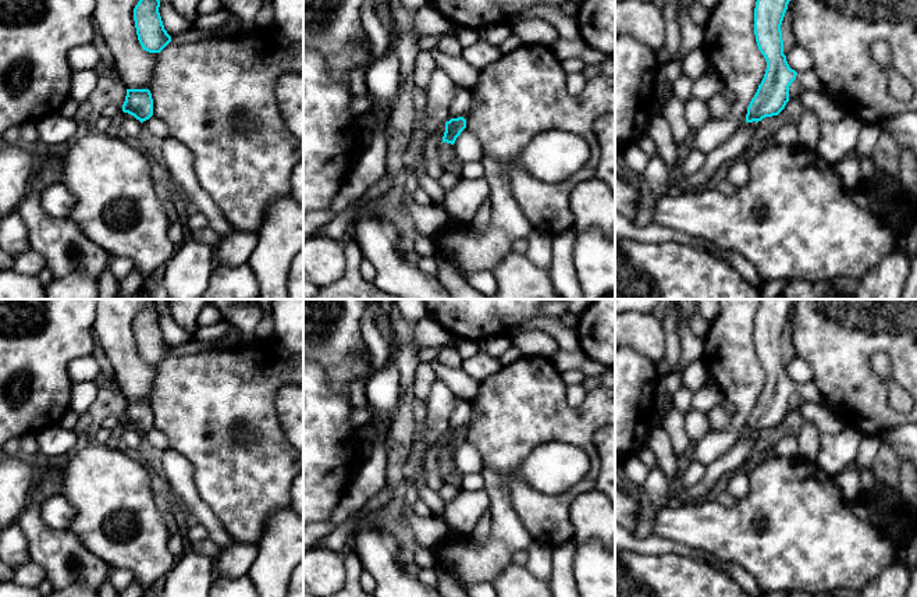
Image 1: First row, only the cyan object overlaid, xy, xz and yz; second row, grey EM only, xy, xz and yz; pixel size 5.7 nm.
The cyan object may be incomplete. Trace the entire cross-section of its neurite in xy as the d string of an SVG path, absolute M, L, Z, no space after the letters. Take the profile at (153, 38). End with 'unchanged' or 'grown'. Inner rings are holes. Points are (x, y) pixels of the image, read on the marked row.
M139 0L134 8L134 21L138 40L143 50L160 53L171 36L164 29L160 13L160 0Z; unchanged

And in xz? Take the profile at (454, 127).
M472 93L470 107L463 113L462 117L451 118L445 122L445 132L442 136L442 142L454 145L461 132L466 128L466 120L472 114L472 111L479 106L479 97Z; grown

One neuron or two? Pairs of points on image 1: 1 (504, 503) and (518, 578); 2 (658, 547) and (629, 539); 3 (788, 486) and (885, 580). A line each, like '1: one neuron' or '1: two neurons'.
1: two neurons
2: one neuron
3: two neurons

